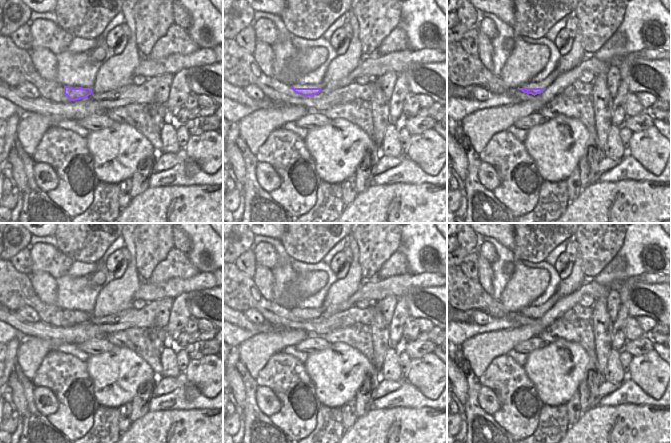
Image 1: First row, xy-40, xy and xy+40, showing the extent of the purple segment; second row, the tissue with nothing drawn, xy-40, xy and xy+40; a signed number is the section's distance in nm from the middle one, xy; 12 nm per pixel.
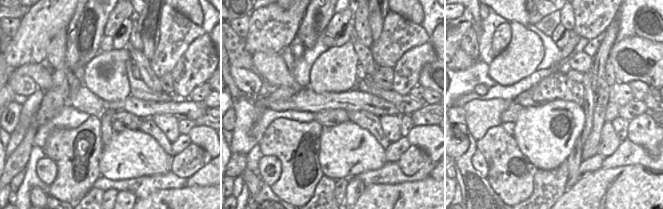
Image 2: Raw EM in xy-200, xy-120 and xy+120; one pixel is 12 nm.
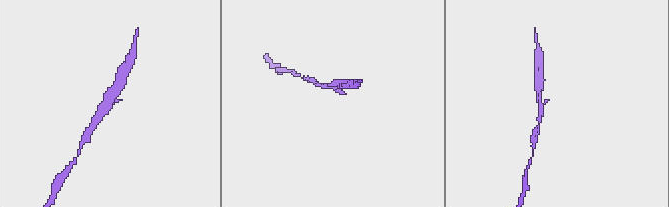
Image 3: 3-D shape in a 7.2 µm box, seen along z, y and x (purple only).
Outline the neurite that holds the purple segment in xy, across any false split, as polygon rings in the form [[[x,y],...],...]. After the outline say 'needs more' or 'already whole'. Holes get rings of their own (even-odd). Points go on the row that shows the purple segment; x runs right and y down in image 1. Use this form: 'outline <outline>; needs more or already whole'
outline [[[290,87],[295,93],[300,94],[302,96],[314,96],[321,92],[322,88],[294,88]]]; already whole

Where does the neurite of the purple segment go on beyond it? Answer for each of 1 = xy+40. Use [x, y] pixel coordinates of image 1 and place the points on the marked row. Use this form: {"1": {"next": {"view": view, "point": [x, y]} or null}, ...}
{"1": {"next": null}}

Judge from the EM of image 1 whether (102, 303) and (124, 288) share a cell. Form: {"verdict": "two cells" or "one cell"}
{"verdict": "one cell"}

